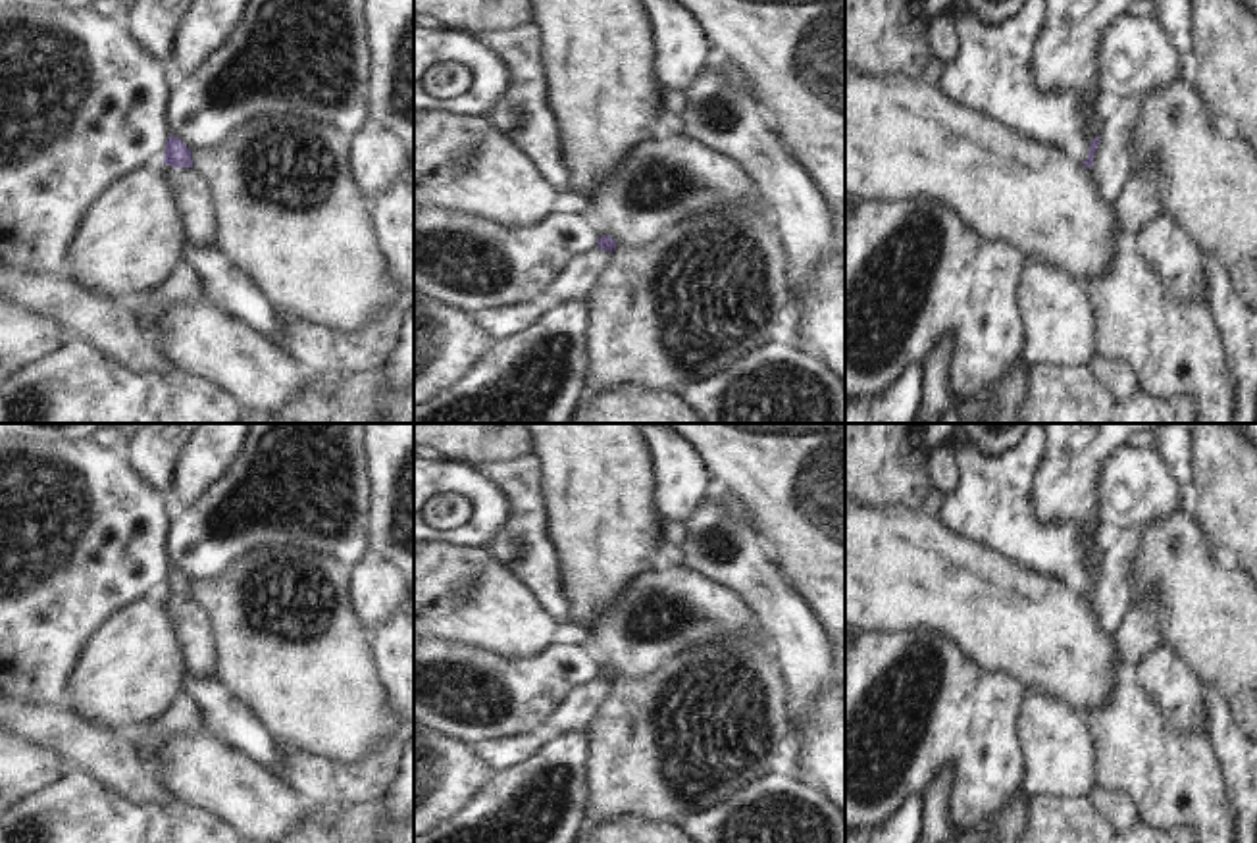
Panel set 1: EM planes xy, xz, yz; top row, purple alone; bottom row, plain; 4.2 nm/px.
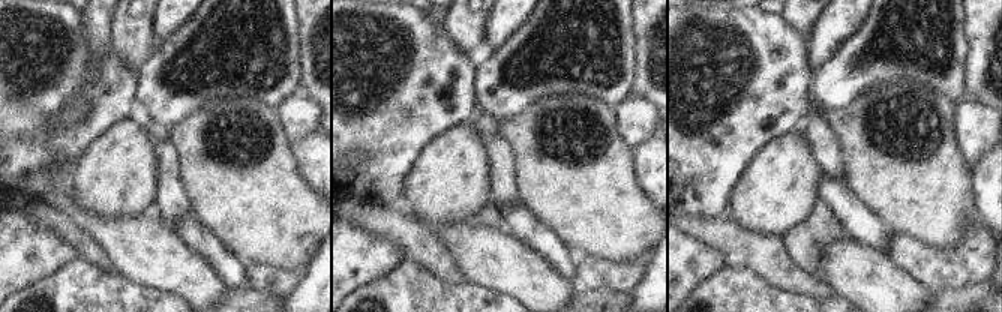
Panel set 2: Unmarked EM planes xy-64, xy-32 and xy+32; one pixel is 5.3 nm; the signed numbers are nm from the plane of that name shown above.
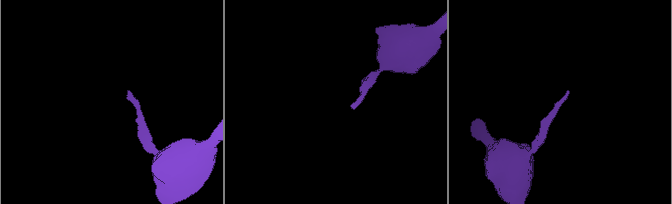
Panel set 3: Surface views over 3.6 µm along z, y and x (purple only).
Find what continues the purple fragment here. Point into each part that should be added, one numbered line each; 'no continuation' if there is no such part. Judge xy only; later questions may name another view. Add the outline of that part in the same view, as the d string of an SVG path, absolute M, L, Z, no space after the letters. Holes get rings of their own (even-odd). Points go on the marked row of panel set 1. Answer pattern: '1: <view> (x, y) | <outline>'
no continuation

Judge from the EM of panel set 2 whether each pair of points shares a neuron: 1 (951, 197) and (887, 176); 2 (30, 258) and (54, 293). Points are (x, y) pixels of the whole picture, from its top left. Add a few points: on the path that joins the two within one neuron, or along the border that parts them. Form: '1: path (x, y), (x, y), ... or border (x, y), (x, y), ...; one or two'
1: path (935, 197), (911, 176), (903, 176); one
2: border (74, 260), (15, 294); two

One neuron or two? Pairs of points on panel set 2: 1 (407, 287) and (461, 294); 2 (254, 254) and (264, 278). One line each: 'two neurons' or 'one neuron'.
1: one neuron
2: two neurons

